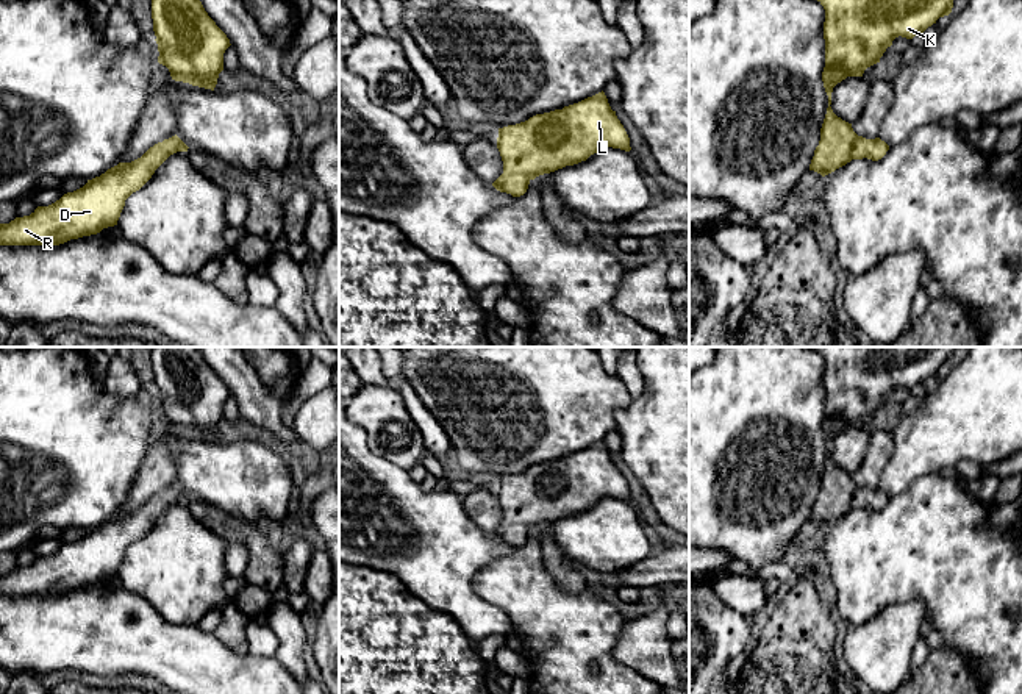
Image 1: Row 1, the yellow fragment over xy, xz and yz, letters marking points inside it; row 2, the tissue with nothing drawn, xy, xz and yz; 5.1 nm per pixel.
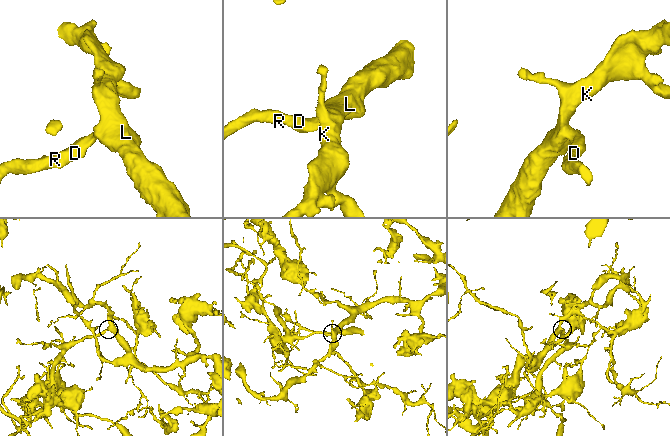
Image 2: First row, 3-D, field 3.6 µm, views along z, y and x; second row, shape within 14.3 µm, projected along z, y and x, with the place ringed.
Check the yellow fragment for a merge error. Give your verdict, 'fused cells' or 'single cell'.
single cell

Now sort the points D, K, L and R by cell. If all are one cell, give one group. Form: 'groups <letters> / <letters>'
groups D K L R

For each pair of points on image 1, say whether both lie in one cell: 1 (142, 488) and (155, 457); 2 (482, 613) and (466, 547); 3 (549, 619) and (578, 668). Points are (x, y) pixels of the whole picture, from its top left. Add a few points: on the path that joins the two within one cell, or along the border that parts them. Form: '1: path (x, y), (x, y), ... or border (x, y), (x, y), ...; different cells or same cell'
1: path (150, 480), (155, 475), (155, 465); same cell
2: path (466, 597), (464, 563); same cell
3: path (561, 632), (563, 652), (566, 655); same cell

